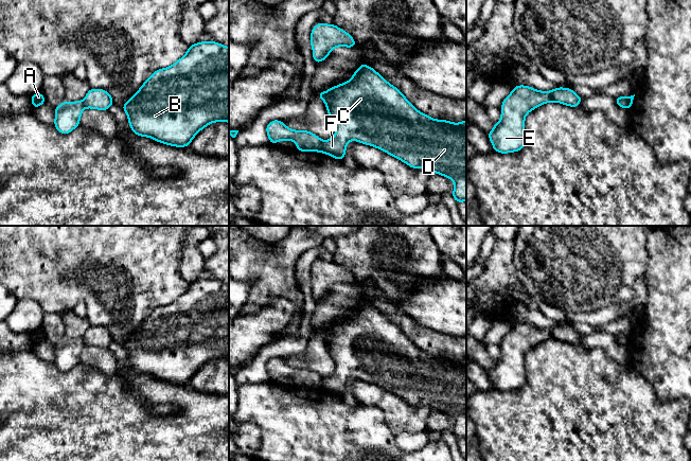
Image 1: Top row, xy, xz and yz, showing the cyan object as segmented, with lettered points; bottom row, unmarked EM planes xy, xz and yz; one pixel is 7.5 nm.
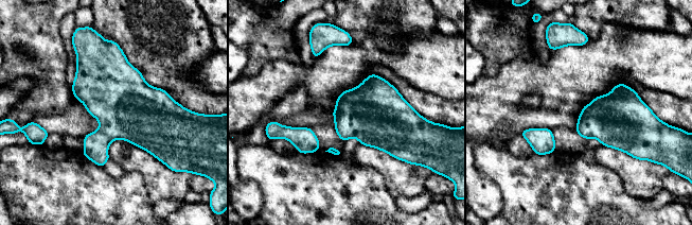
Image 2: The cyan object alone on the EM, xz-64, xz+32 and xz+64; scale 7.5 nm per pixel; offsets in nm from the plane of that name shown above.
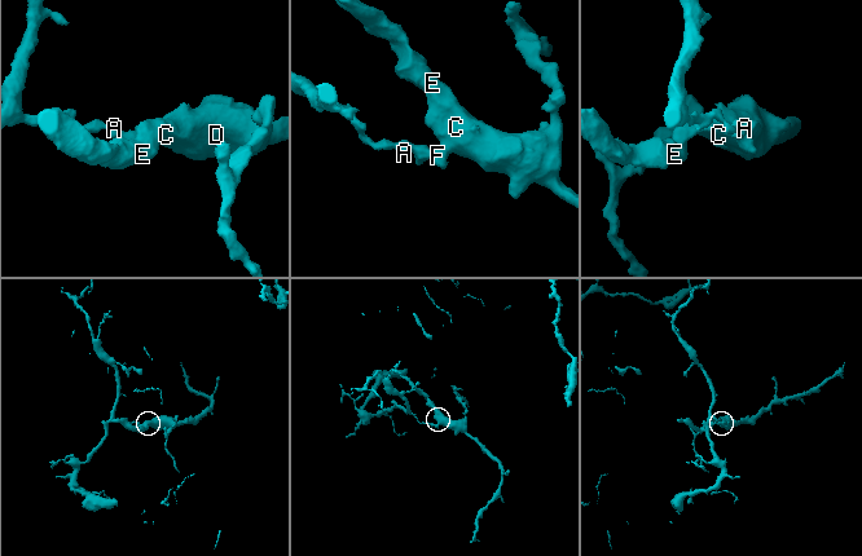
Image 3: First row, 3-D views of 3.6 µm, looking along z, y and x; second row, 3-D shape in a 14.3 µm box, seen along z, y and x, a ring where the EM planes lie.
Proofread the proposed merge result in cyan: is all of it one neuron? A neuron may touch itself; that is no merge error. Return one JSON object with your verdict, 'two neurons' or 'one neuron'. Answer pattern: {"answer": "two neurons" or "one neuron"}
{"answer": "two neurons"}

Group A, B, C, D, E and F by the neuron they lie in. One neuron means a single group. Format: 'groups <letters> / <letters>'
groups A / B C D E F

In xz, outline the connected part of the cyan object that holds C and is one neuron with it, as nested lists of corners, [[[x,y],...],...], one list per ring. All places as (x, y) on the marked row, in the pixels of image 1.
[[[366,64],[351,79],[319,92],[336,125],[335,136],[322,141],[319,153],[343,160],[349,141],[357,141],[393,156],[412,169],[427,169],[455,182],[451,192],[457,203],[466,201],[466,120],[451,123],[420,112],[394,86]]]

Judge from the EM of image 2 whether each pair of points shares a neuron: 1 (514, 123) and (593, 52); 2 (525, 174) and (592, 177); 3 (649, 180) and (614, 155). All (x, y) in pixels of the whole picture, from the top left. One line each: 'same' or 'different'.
1: same
2: same
3: same

